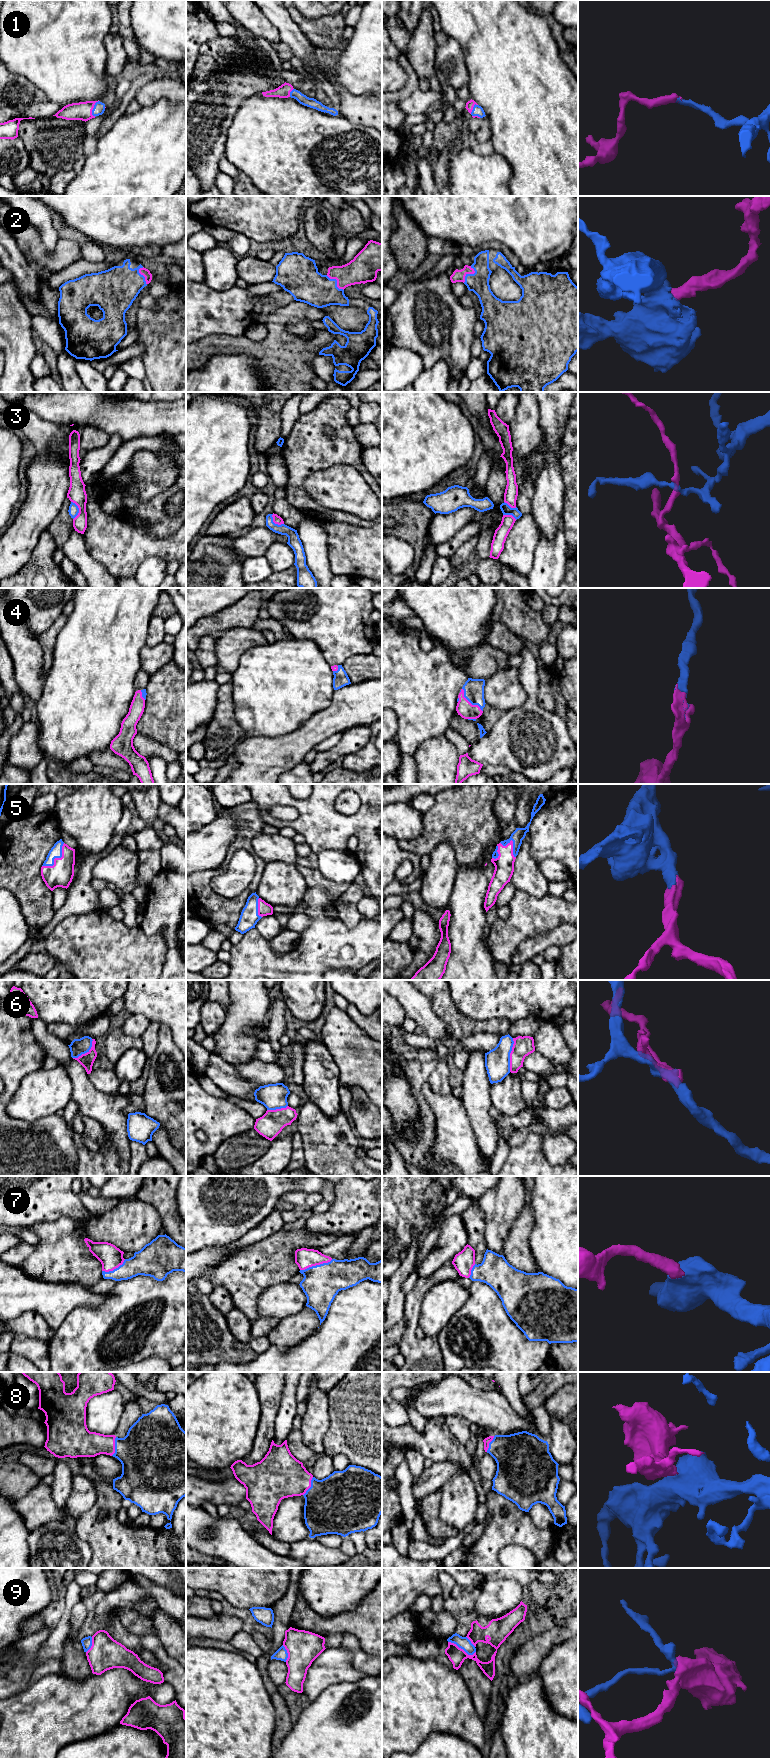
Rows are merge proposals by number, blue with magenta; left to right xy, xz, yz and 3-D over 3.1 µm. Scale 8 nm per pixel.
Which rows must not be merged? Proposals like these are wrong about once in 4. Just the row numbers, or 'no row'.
3, 6, 9

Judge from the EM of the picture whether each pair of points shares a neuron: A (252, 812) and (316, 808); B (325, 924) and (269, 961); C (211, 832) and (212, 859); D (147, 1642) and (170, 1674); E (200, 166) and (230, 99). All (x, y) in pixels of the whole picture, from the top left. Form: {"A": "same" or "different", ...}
{"A": "different", "B": "same", "C": "same", "D": "same", "E": "same"}

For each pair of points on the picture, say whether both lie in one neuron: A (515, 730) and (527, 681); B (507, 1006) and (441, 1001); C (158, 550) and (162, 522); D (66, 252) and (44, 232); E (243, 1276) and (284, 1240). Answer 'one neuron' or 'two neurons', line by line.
A: one neuron
B: two neurons
C: two neurons
D: two neurons
E: one neuron

